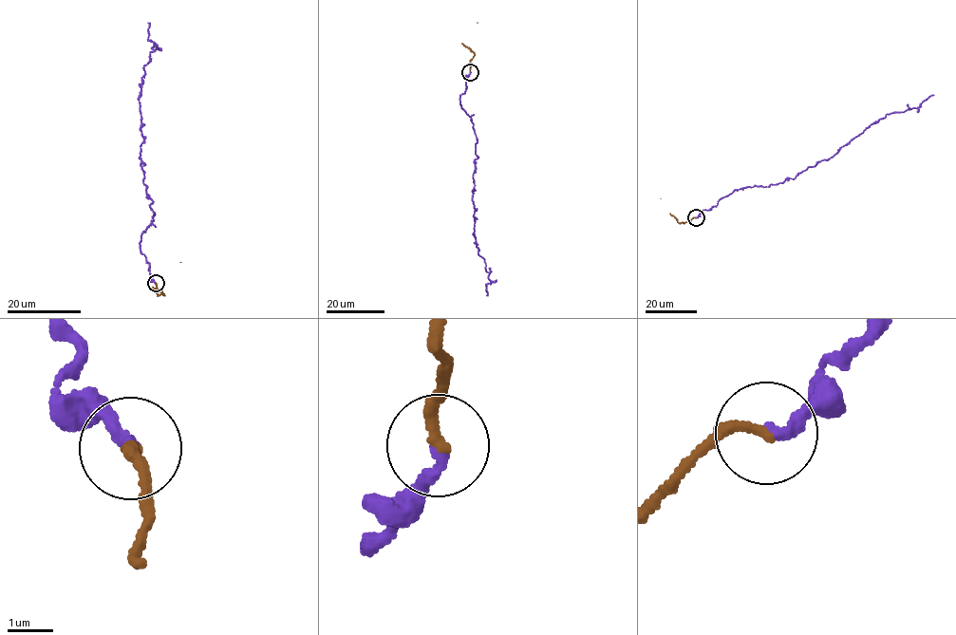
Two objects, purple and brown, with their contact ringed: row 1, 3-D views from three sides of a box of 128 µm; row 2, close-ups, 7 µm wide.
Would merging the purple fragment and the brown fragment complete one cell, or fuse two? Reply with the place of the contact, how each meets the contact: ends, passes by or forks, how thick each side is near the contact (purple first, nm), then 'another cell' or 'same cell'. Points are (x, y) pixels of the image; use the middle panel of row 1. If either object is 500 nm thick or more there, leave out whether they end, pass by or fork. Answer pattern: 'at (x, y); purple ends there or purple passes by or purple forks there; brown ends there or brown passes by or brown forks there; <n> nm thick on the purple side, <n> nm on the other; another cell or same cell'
at (470, 72); purple ends there; brown ends there; 280 nm thick on the purple side, 240 nm on the other; same cell

